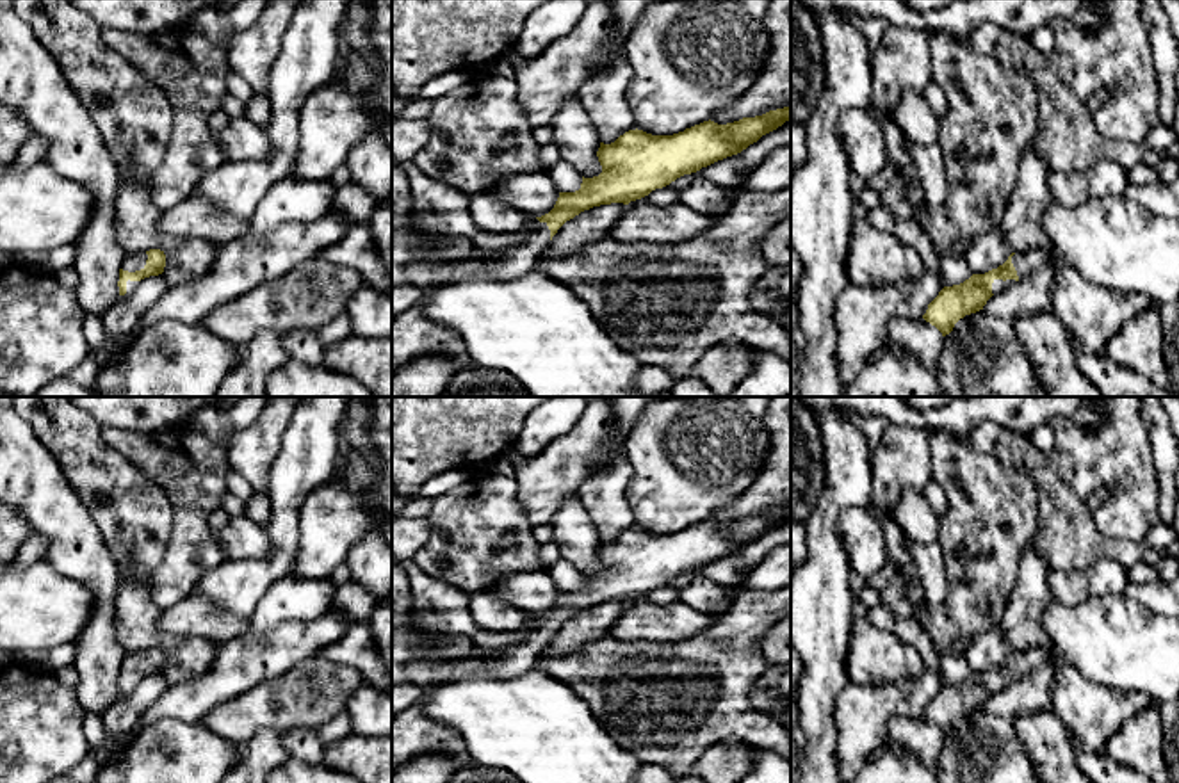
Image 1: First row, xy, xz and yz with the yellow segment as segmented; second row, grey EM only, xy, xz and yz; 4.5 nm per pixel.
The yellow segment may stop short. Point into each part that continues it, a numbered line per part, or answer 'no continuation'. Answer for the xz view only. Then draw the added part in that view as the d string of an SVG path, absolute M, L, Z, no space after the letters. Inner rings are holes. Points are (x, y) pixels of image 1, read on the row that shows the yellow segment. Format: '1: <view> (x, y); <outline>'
1: xz (524, 255); M529 217L520 233L520 242L500 251L502 262L493 270L497 279L511 279L536 267L550 244L550 230L547 222L540 222L536 217Z

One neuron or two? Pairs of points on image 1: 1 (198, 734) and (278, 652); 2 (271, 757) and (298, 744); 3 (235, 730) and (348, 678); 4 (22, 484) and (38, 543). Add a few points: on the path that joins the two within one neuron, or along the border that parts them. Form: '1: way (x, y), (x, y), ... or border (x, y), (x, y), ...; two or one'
1: border (159, 718), (200, 723); two
2: border (280, 735), (280, 744), (289, 755); two
3: way (264, 707), (284, 705), (319, 689); one
4: border (31, 531), (45, 540), (43, 559); two

